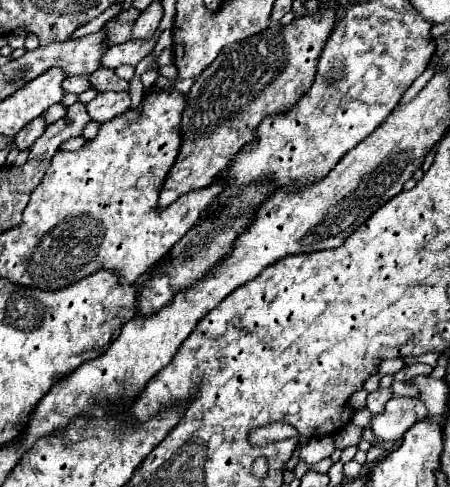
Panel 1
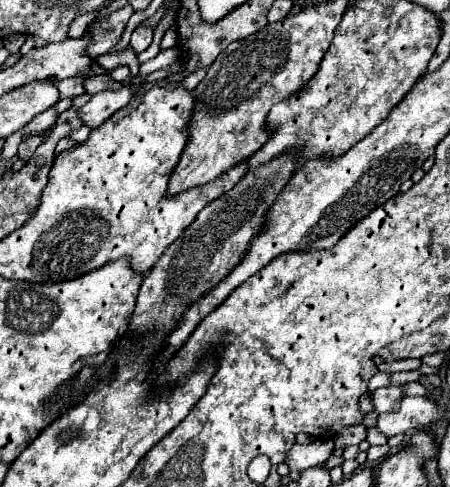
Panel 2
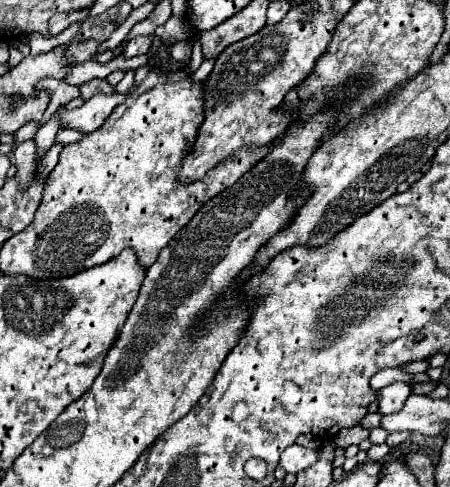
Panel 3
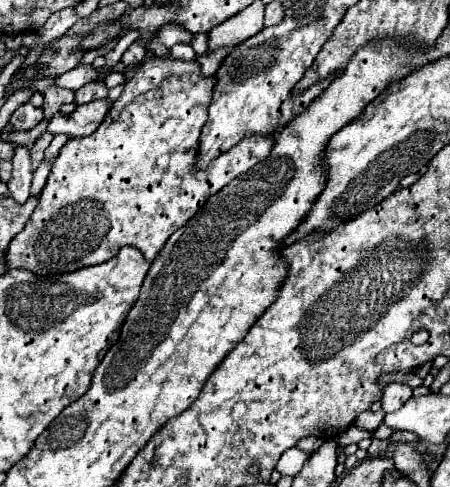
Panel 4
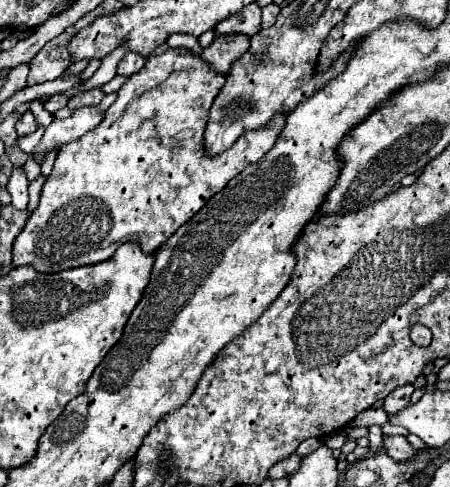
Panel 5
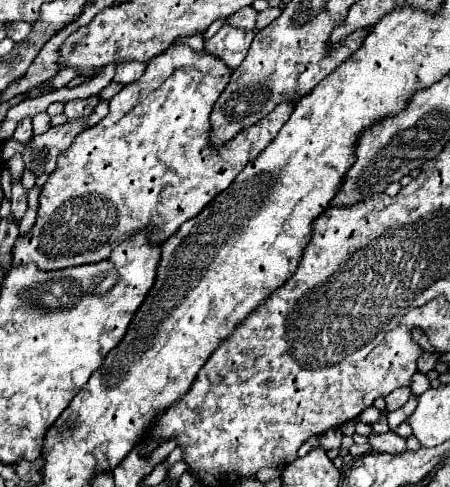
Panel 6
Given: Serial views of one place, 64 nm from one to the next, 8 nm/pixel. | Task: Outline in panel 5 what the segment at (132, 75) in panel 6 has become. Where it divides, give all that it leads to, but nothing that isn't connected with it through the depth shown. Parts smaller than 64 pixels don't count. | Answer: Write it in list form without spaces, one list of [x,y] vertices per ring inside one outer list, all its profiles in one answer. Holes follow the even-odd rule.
[[[126,52],[126,54],[124,54],[124,58],[122,58],[122,60],[120,60],[120,64],[118,64],[118,74],[120,74],[120,76],[130,78],[132,74],[140,72],[144,64],[146,64],[144,56],[136,56],[136,52]]]

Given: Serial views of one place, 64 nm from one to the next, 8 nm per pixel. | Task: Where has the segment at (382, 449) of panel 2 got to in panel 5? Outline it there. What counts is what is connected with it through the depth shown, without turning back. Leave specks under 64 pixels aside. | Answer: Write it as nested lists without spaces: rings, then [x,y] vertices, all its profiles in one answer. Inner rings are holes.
[[[370,426],[370,450],[380,452],[382,450],[382,426]]]

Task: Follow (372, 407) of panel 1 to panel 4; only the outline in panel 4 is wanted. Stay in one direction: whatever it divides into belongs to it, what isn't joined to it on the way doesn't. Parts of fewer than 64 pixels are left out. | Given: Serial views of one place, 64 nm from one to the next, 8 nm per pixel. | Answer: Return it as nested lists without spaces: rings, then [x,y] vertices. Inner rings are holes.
[[[388,384],[382,396],[382,410],[396,412],[412,398],[412,388],[408,384]]]

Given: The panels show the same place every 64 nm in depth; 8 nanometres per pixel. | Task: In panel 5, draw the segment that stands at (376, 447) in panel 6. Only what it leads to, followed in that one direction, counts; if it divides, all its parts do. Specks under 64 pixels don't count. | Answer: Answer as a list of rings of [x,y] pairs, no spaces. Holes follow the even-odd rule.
[[[384,436],[384,450],[394,458],[394,460],[406,460],[414,456],[414,448],[408,444],[404,436]]]

